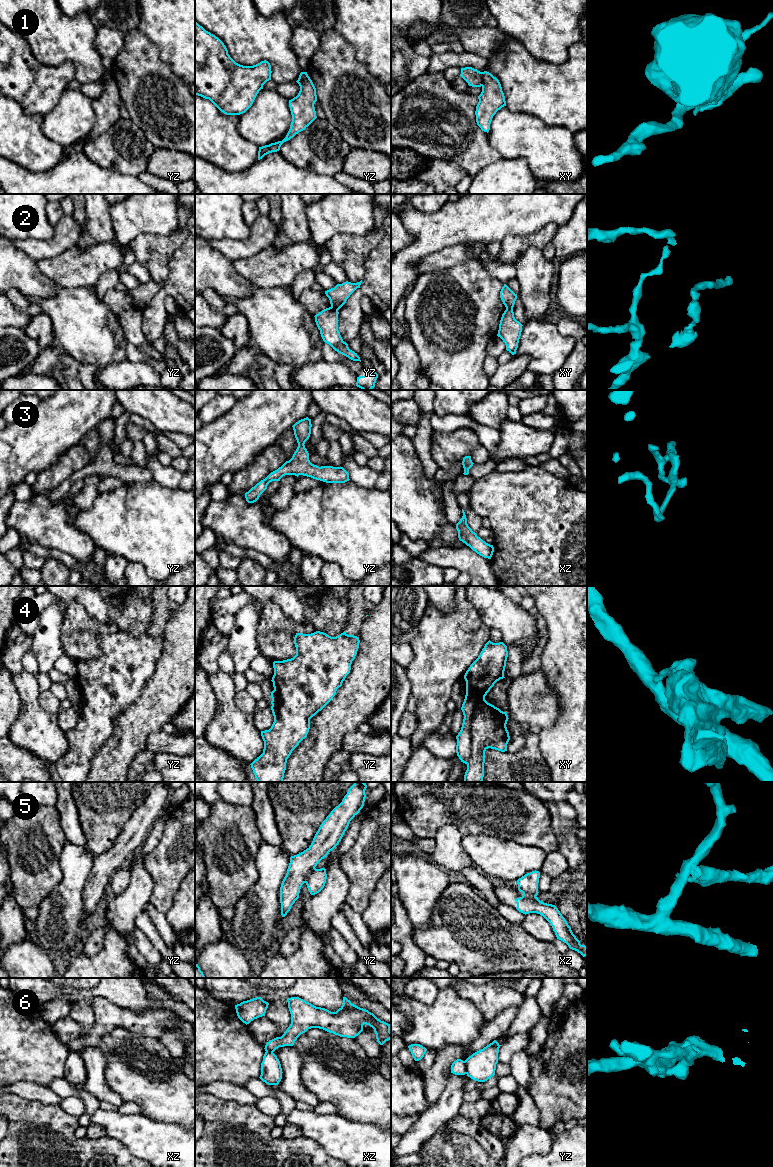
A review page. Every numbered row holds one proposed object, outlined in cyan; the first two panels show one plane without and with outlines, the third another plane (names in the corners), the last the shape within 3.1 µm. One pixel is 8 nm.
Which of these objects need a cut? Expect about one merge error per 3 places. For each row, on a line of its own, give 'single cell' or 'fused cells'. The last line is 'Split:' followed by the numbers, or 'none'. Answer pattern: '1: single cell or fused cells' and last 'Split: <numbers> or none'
1: fused cells
2: fused cells
3: single cell
4: fused cells
5: fused cells
6: fused cells
Split: 1, 2, 4, 5, 6

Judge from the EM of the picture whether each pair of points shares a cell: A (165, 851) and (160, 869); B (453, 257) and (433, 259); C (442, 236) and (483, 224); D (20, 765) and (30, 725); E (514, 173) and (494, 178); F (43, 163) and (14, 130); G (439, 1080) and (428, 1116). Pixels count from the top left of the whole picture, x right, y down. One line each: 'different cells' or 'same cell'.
A: same cell
B: same cell
C: same cell
D: different cells
E: same cell
F: same cell
G: different cells

